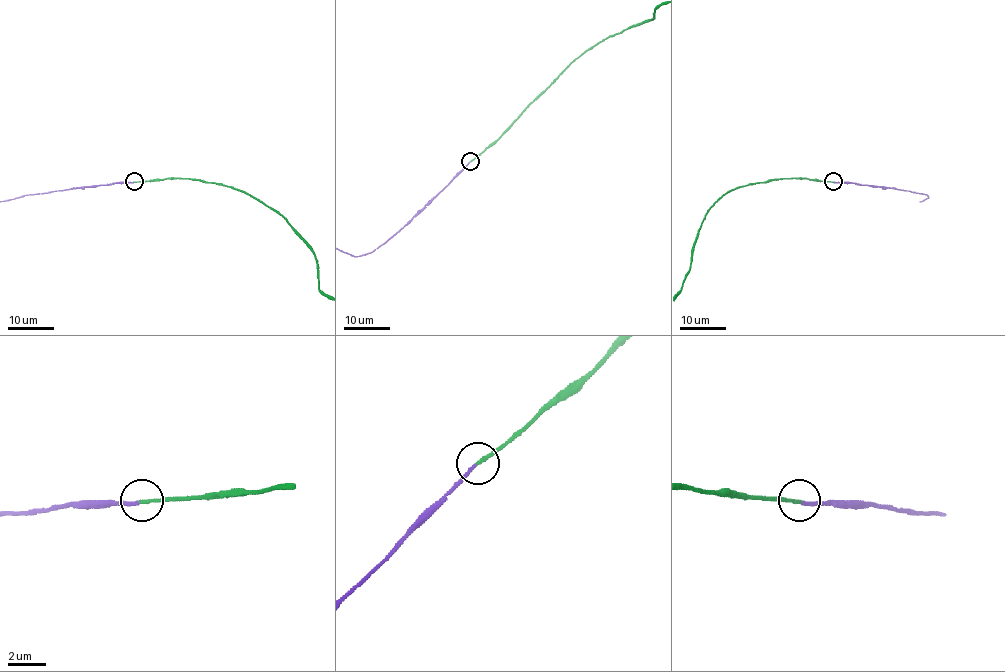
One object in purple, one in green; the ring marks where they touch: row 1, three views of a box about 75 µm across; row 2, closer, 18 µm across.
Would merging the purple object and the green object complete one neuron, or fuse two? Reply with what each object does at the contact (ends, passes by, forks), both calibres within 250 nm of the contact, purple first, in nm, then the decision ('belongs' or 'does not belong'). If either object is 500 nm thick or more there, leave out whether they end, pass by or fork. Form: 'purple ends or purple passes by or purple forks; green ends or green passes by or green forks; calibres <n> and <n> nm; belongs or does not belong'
purple ends; green ends; calibres 170 and 180 nm; belongs

